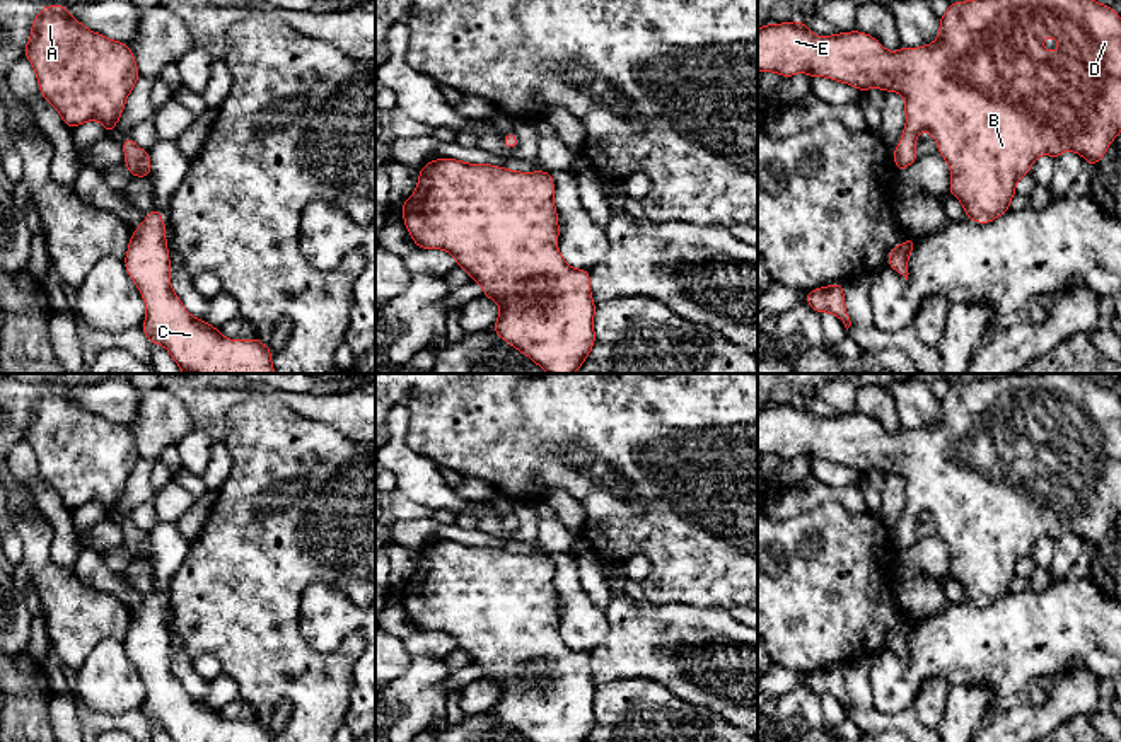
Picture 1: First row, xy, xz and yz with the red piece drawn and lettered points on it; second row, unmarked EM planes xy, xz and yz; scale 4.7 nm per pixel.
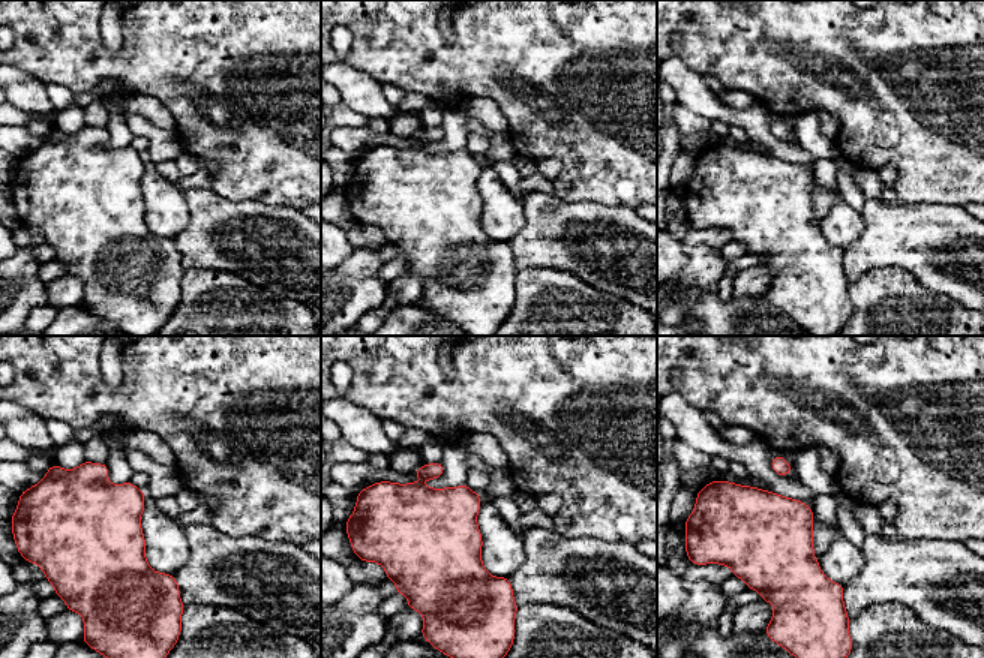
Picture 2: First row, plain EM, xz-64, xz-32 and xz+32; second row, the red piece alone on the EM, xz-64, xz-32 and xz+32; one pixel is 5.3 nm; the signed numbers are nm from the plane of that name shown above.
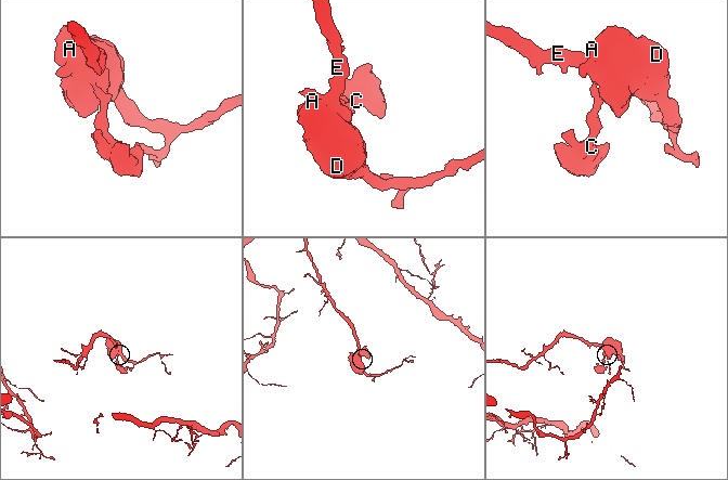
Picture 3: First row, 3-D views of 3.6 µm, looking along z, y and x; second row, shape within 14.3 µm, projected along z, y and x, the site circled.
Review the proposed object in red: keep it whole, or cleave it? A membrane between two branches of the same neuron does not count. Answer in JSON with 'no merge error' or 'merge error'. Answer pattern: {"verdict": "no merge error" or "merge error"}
{"verdict": "no merge error"}

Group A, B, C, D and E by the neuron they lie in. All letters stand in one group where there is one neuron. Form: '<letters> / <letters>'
A B C D E

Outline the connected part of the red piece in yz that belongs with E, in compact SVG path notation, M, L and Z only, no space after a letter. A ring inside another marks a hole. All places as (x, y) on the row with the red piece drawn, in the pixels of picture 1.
M966 0L950 2L938 22L938 38L933 43L920 48L901 46L896 53L862 31L821 38L800 20L764 24L758 29L758 72L775 72L783 78L804 72L810 78L826 77L860 92L875 87L901 94L906 125L892 150L896 171L916 162L915 143L918 133L926 130L950 169L949 193L962 203L966 218L981 225L1010 212L1017 181L1031 174L1039 155L1058 159L1072 150L1082 155L1089 167L1102 160L1121 133L1121 17L1112 7L1097 0ZM1044 38L1058 41L1056 53L1043 48Z

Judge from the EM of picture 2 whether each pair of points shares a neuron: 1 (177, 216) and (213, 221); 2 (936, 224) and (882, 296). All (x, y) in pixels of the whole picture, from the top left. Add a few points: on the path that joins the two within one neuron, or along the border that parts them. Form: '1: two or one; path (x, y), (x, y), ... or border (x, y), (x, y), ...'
1: two; border (183, 192), (189, 222), (174, 239)
2: two; border (867, 269), (899, 266), (930, 290)

